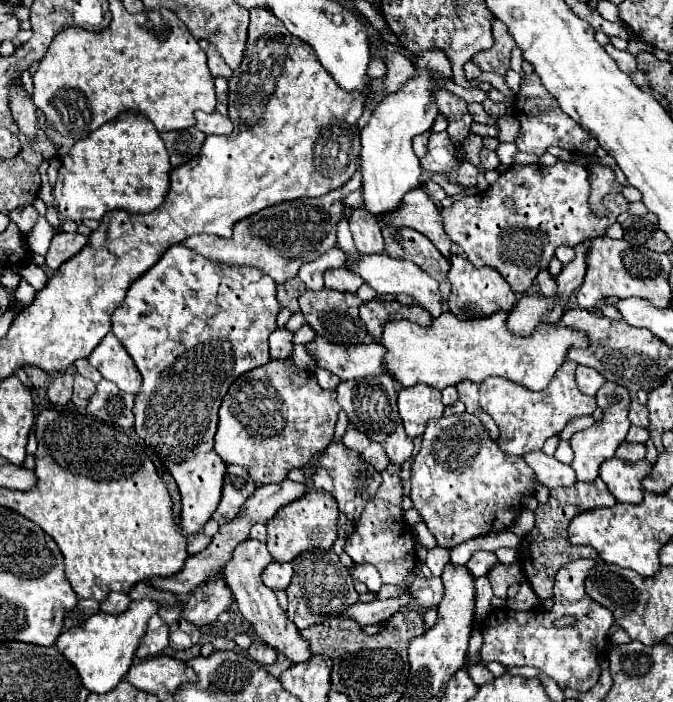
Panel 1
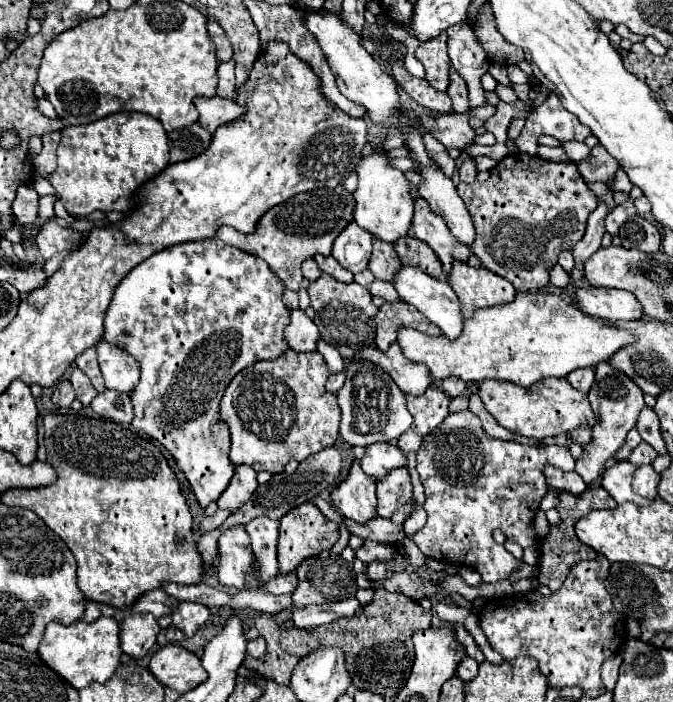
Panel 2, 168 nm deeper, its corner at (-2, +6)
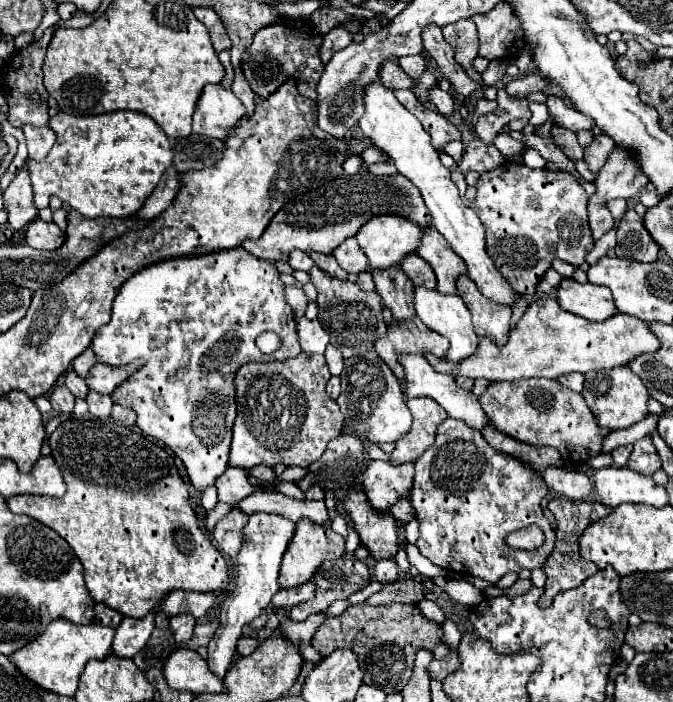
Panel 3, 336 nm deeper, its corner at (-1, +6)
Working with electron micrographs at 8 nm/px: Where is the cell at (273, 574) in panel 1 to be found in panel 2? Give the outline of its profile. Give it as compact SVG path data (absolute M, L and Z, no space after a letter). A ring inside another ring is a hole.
M289 573L289 575L279 575L271 581L267 581L267 591L273 595L285 595L285 593L293 593L297 587L297 575Z

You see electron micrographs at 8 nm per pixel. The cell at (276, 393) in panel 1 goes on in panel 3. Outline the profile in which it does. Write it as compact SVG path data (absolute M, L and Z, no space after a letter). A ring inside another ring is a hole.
M300 353L292 359L270 361L270 363L246 363L238 369L234 387L236 387L236 405L238 415L234 423L234 437L230 449L230 465L238 465L242 469L252 469L256 465L298 465L308 467L324 453L330 439L338 437L342 431L342 413L332 401L324 387L330 379L330 371L326 367L324 355L308 355Z

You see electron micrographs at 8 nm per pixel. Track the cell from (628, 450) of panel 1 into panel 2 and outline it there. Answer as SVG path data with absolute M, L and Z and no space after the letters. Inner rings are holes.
M641 441L639 447L631 453L629 461L631 461L633 465L649 465L649 463L655 461L655 457L657 457L657 451L655 451L651 445L647 445L647 443Z

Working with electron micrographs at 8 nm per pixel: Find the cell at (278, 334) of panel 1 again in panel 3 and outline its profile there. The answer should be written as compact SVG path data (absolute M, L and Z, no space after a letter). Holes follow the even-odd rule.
M300 317L300 319L296 319L296 325L298 325L302 351L306 351L306 353L320 353L322 355L326 351L326 345L328 345L330 337L326 335L326 331L318 323L318 319L310 321L306 317Z

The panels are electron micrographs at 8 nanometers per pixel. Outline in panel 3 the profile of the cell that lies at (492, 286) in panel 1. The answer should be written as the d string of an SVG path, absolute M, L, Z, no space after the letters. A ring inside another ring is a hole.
M466 275L458 277L458 295L464 299L466 307L472 313L476 335L488 335L496 343L506 343L512 307L506 307L502 303L484 297L478 291L478 285L474 285L474 281Z

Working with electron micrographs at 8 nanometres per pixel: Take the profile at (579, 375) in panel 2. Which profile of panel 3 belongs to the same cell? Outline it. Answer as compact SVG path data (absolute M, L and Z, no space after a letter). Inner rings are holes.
M568 373L568 375L558 377L558 381L564 387L568 387L568 389L572 389L576 393L582 393L582 387L584 387L584 375L582 373Z

